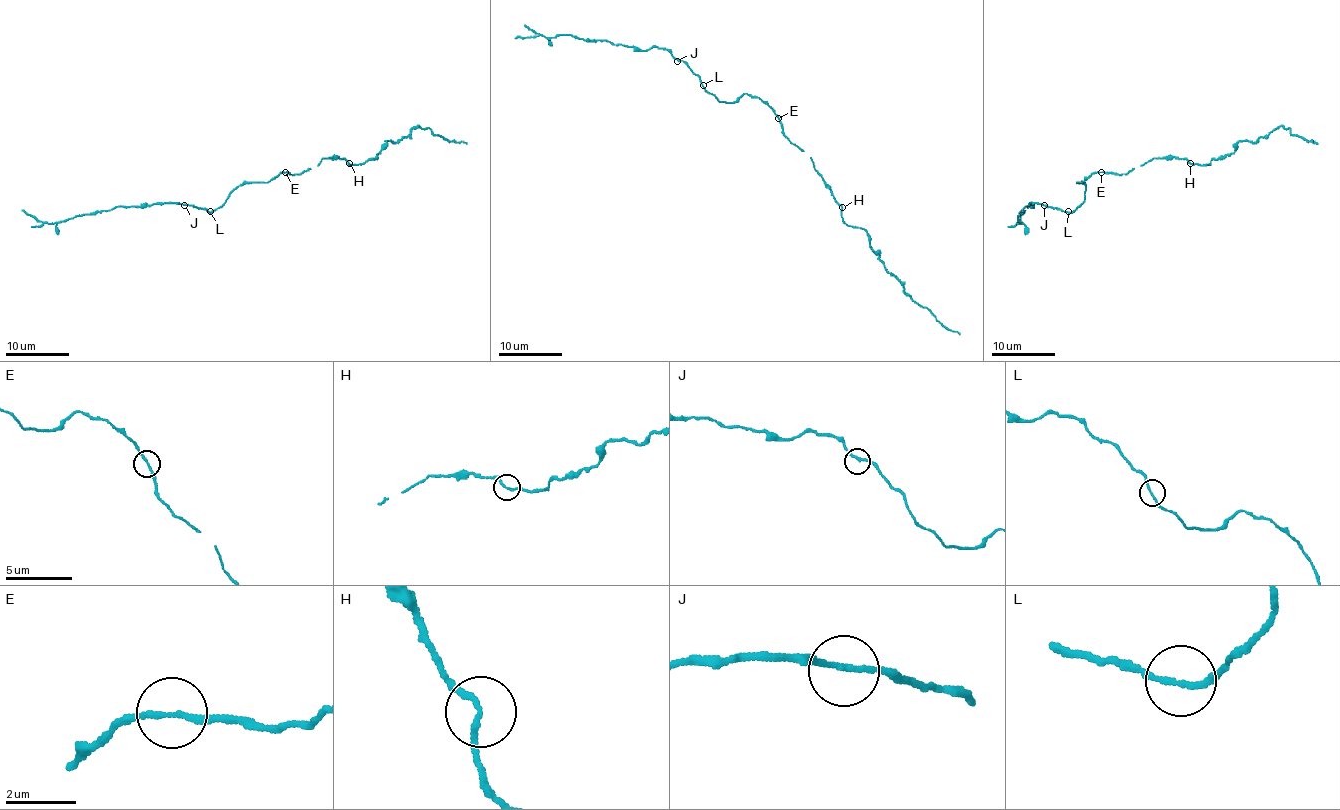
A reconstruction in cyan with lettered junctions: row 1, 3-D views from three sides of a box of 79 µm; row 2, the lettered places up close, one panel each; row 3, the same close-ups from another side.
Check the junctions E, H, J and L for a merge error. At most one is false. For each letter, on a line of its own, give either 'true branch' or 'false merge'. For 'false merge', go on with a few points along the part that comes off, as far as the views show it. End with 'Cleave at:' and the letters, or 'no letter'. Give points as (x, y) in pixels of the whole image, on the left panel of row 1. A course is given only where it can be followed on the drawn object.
E: true branch
H: true branch
J: true branch
L: true branch
Cleave at: no letter

